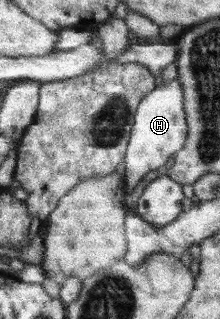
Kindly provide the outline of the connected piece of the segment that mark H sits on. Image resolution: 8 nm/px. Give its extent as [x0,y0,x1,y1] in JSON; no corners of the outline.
[124,78,187,194]

